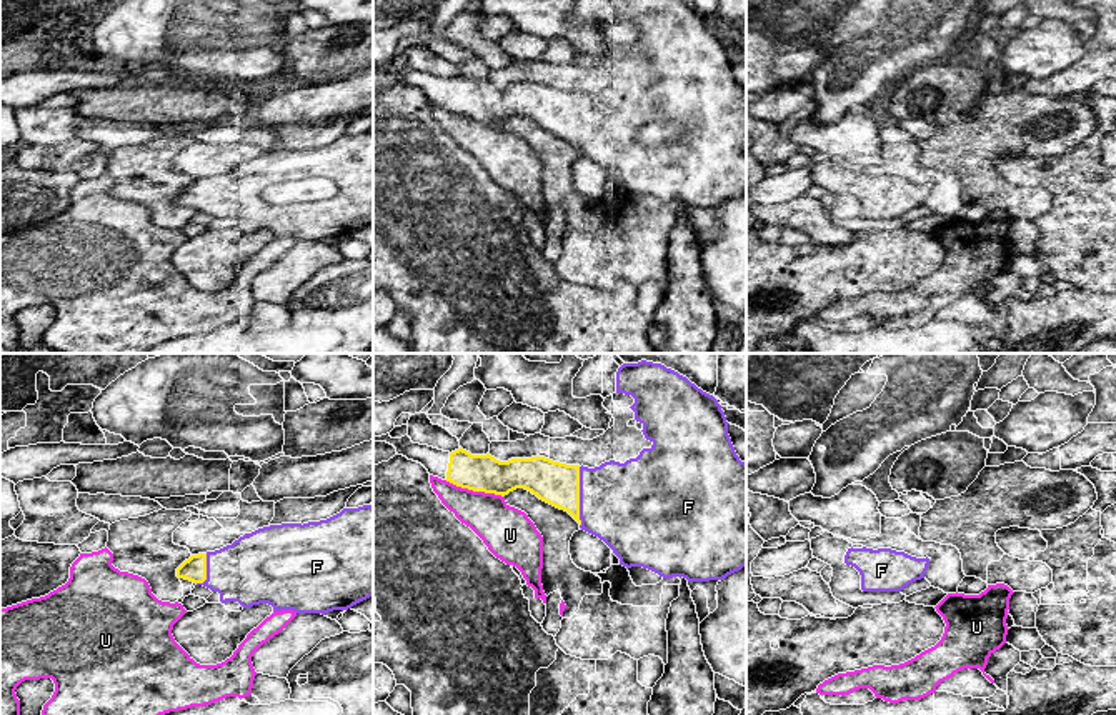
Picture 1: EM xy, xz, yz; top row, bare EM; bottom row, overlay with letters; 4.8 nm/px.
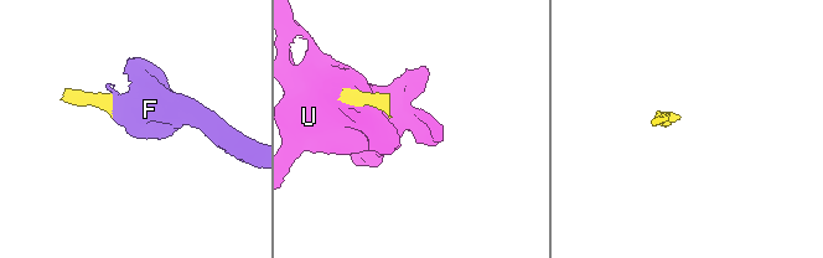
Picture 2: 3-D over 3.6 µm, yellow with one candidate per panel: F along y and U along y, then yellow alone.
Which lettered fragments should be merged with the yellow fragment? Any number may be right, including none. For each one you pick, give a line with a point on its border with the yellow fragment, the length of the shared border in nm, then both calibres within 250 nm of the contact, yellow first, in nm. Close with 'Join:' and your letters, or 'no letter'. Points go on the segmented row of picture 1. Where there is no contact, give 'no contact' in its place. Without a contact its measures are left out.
F: meets yellow in xz at (578, 497); contact 280 nm long; 200 nm thick on the yellow side, 420 nm on the other
Join: F

